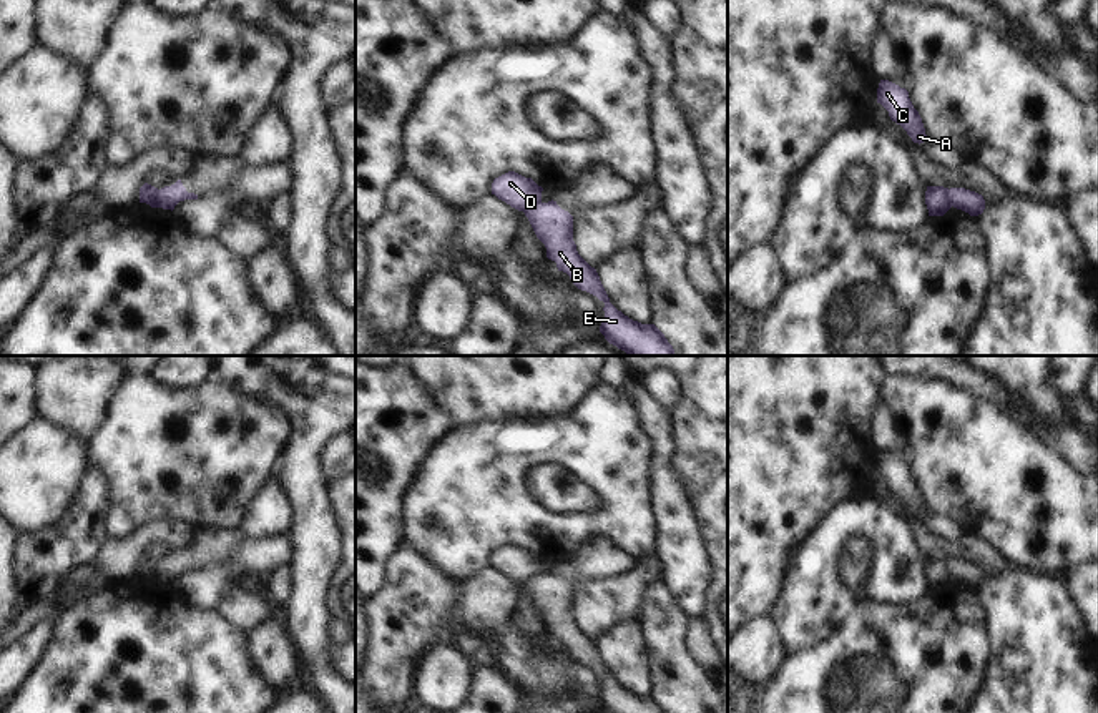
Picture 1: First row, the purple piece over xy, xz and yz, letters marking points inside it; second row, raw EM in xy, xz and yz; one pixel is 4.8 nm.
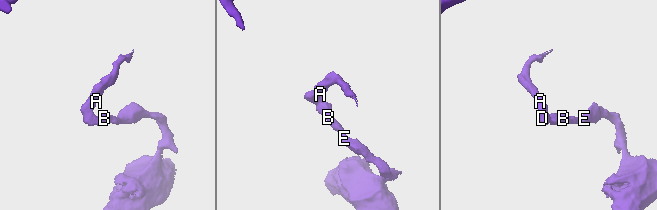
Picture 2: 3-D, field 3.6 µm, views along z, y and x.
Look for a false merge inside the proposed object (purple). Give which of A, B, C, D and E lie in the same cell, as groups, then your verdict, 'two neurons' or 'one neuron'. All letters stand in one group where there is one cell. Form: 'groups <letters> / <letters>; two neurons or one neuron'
groups A C D / B E; two neurons

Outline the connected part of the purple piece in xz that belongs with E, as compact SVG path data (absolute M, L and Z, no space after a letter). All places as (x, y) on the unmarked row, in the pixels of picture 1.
M556 573L540 575L525 583L537 610L547 620L547 630L556 635L558 643L570 648L573 656L605 675L605 690L600 705L606 713L668 713L654 696L641 696L618 683L591 640L576 623L573 613L573 588Z

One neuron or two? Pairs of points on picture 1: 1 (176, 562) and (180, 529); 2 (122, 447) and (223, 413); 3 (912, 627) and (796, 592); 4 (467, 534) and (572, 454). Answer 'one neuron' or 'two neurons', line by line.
1: two neurons
2: one neuron
3: two neurons
4: one neuron

